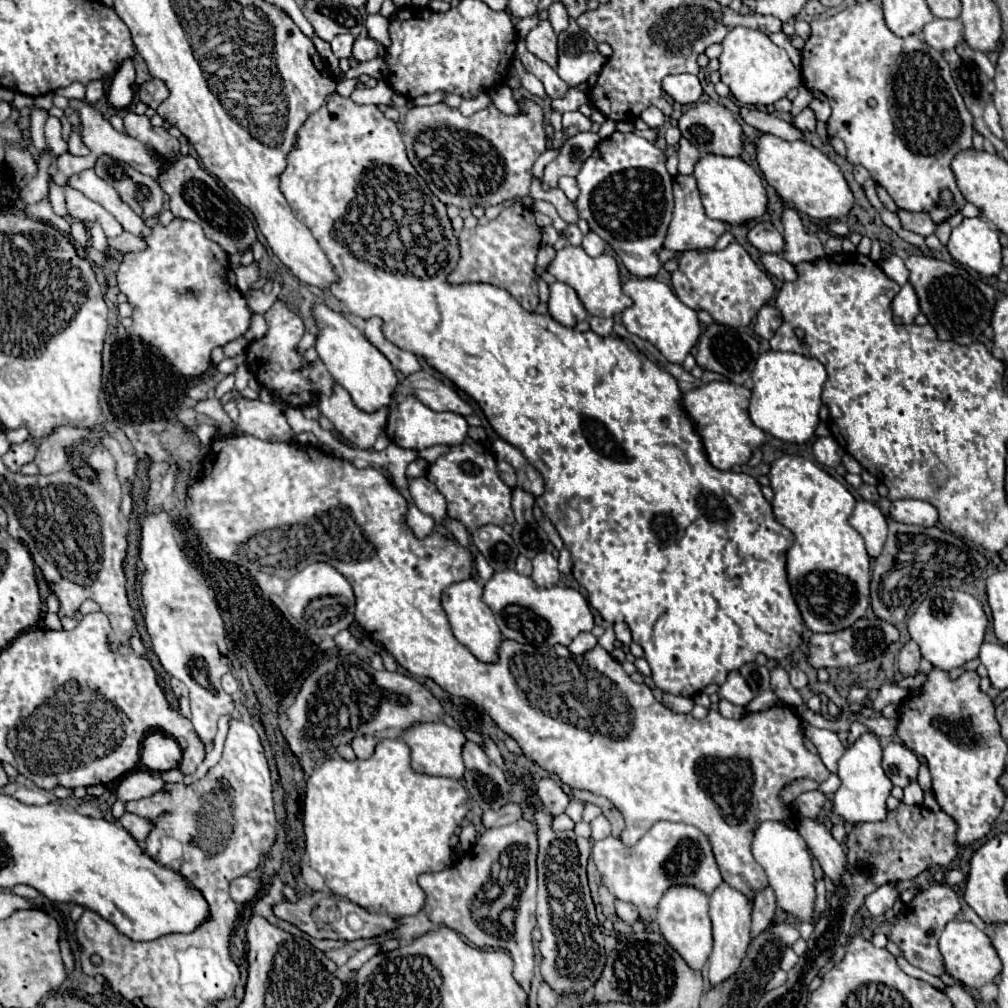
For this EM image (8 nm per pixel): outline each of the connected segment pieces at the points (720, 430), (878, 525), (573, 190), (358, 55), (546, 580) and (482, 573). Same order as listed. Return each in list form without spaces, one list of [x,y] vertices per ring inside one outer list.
[[[710,382],[684,394],[682,404],[696,422],[698,434],[704,440],[708,460],[718,470],[730,470],[736,464],[746,464],[756,448],[762,448],[766,434],[748,418],[748,402],[752,392],[732,382]]]
[[[860,500],[854,508],[854,512],[850,514],[850,520],[852,528],[856,528],[864,542],[866,542],[866,548],[868,548],[868,554],[872,558],[876,558],[884,546],[884,540],[886,540],[886,520],[880,512],[878,506],[874,506],[872,502],[866,502],[866,500]]]
[[[564,176],[562,180],[560,180],[560,188],[564,190],[564,194],[574,202],[576,200],[576,196],[578,196],[578,182],[576,182],[576,178],[570,178],[570,176]]]
[[[356,38],[354,48],[352,48],[352,58],[356,62],[366,62],[366,60],[374,60],[380,54],[380,46],[370,40],[370,38]]]
[[[540,552],[534,560],[534,572],[532,572],[532,580],[538,584],[538,586],[544,586],[544,588],[550,588],[550,586],[556,586],[556,582],[560,580],[560,572],[558,572],[558,560],[548,554],[548,552]]]
[[[476,554],[476,570],[478,570],[480,582],[488,582],[488,580],[494,576],[492,566],[484,560],[484,556],[482,556],[482,554]]]

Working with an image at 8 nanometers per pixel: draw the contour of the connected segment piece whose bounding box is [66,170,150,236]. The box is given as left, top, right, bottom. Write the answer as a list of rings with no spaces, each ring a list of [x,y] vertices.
[[[82,170],[74,176],[70,176],[66,180],[66,184],[74,190],[80,190],[84,196],[98,202],[100,206],[104,206],[120,222],[120,226],[126,232],[132,232],[136,236],[146,236],[146,232],[150,232],[150,228],[144,224],[144,220],[134,216],[134,212],[130,212],[128,204],[124,204],[118,198],[118,194],[114,192],[114,188],[110,188],[110,184],[106,184],[102,178],[98,178],[94,174],[94,170]]]

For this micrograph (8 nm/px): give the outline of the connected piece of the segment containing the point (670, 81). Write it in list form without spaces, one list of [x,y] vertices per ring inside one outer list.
[[[676,74],[676,76],[666,76],[662,80],[662,88],[666,94],[670,94],[678,104],[688,106],[700,100],[702,96],[702,86],[700,80],[694,74]]]

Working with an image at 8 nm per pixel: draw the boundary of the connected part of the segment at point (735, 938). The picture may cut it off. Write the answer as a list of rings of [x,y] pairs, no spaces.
[[[722,882],[710,894],[710,918],[712,918],[712,930],[714,930],[714,950],[710,954],[710,974],[708,974],[710,984],[718,984],[730,978],[738,970],[738,964],[750,942],[752,912],[754,912],[754,902],[744,892],[732,888],[726,882]]]

